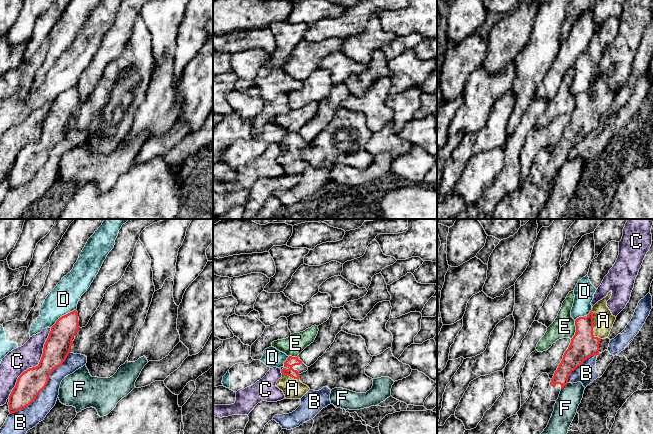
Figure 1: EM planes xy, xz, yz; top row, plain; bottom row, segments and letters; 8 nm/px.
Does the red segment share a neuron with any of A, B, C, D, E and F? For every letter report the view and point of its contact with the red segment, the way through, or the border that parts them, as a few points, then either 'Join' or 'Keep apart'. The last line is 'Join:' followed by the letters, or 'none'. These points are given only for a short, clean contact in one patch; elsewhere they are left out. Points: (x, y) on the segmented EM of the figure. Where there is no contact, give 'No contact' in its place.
A: Touches red at yz (592, 326). Path across: yz (583, 345), (592, 326), (603, 320). Join
B: Touches red at xy (45, 386). Keep apart
C: Touches red at xy (36, 366). Keep apart
D: Touches red at xy (62, 316). Boundary: xy (75, 309), (62, 315), (50, 327). Keep apart
E: Touches red at yz (576, 330). Keep apart
F: Touches red at yz (564, 385). Boundary: yz (568, 383), (561, 389). Keep apart
Join: A

